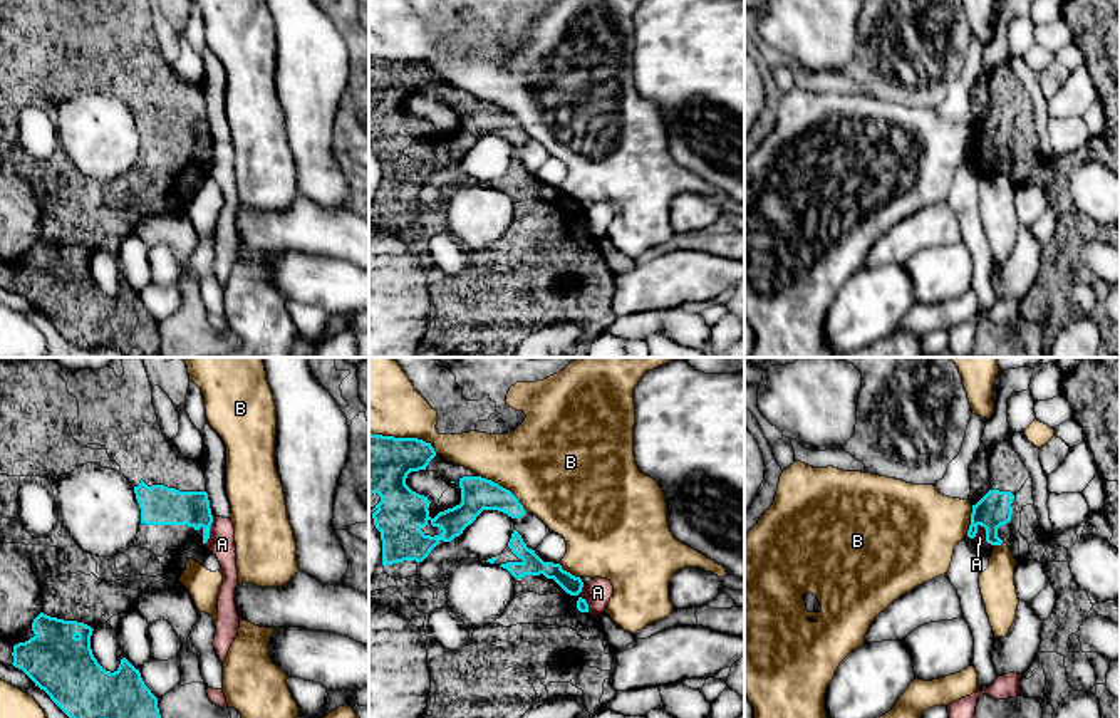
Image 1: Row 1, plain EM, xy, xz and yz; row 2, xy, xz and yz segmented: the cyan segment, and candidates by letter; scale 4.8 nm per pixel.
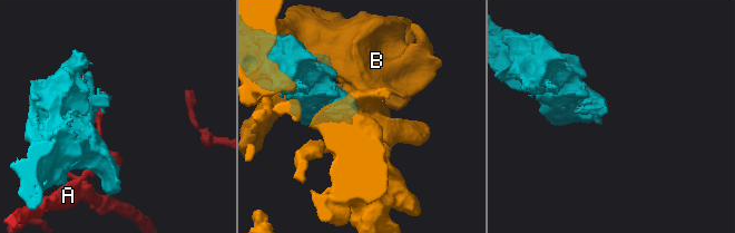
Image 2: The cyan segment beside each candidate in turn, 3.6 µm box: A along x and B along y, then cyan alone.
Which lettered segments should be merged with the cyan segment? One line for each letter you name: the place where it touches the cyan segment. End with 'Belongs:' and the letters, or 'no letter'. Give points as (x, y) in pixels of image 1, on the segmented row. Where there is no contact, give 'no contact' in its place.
Belongs: no letter

